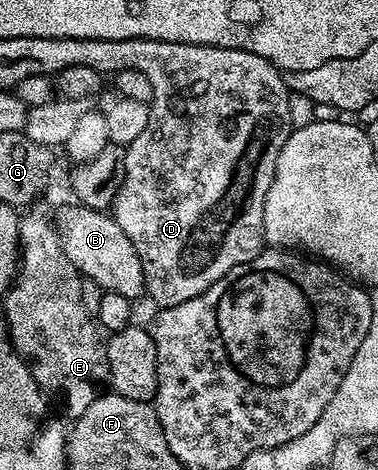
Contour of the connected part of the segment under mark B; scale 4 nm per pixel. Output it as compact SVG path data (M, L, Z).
M74 204L63 207L55 214L55 225L61 236L61 247L82 278L95 280L102 290L119 292L119 296L127 296L131 300L137 300L140 294L146 293L145 273L139 252L135 252L135 244L127 240L127 232L119 228L112 213Z

